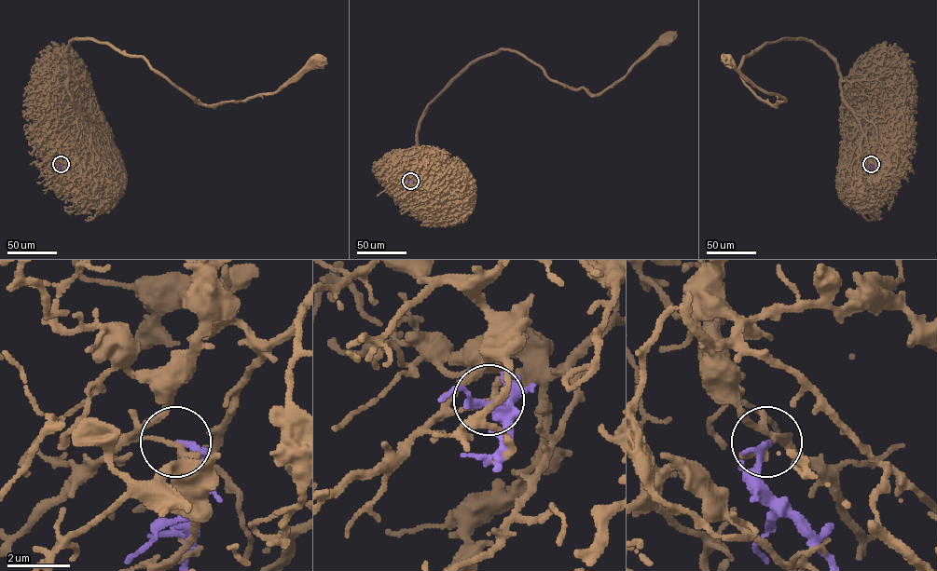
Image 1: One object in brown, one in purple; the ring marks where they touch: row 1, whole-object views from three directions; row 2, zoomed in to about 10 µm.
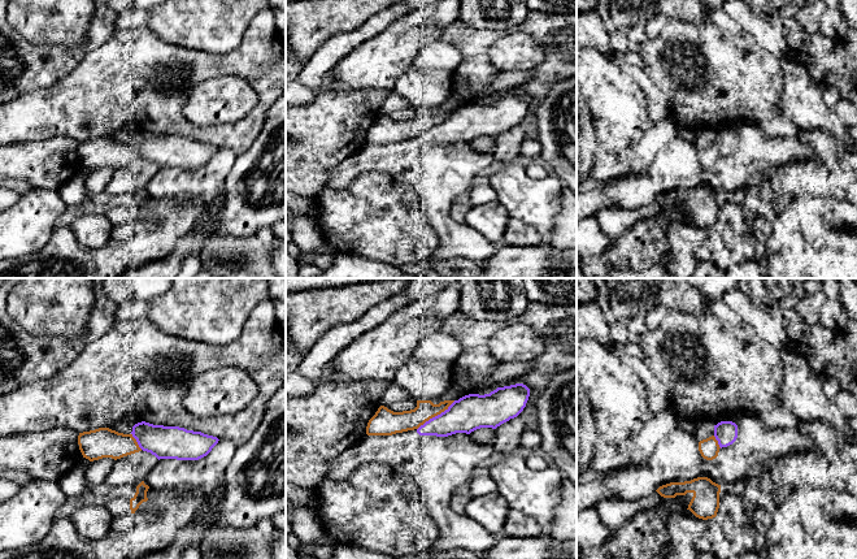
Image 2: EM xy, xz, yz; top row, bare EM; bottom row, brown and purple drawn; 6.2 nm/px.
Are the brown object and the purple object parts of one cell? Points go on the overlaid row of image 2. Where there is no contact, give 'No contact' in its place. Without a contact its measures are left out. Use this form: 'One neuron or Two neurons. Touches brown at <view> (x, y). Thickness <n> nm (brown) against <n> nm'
Two neurons. Touches brown at xz (435, 415). Thickness 130 nm (brown) against 220 nm

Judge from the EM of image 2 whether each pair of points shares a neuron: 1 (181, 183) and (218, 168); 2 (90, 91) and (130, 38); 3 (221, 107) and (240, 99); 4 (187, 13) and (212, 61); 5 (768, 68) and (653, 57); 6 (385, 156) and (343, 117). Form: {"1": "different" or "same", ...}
{"1": "same", "2": "same", "3": "same", "4": "different", "5": "same", "6": "different"}

